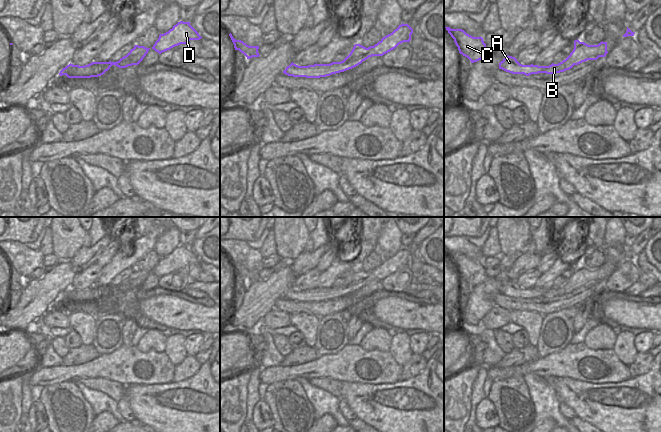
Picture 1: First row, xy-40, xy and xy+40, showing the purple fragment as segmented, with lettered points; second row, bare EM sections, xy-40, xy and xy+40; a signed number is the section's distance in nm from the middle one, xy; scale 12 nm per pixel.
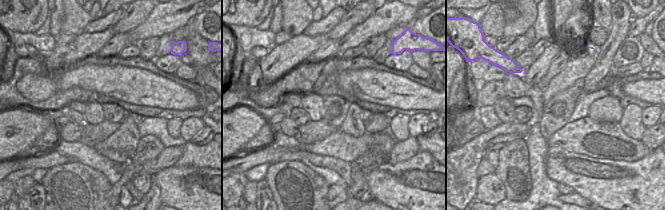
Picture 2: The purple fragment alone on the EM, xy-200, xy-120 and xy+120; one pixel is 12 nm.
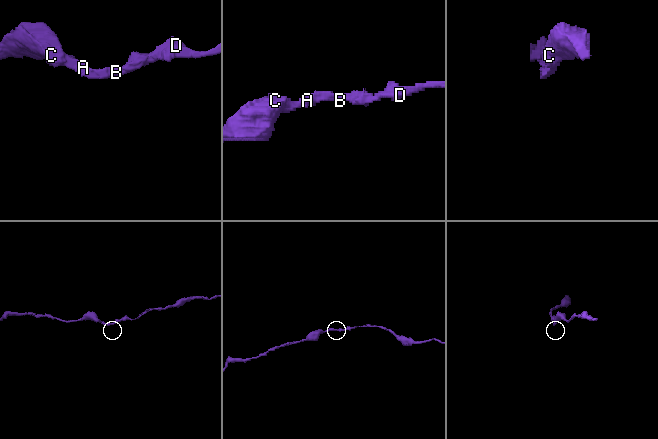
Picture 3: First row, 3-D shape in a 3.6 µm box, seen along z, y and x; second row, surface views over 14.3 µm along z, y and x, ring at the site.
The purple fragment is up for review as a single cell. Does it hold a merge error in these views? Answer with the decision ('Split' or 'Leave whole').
Leave whole.

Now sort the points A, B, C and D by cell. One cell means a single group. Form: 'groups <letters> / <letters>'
groups A B C D

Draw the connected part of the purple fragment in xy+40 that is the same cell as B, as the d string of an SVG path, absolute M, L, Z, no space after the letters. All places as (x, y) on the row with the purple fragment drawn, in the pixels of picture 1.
M577 39L574 41L574 49L570 55L558 64L552 63L549 66L522 65L515 57L508 55L499 63L499 69L512 74L524 74L526 76L538 73L554 74L569 70L574 65L587 60L597 60L599 57L605 57L607 53L607 42L602 41L598 45L588 45Z

